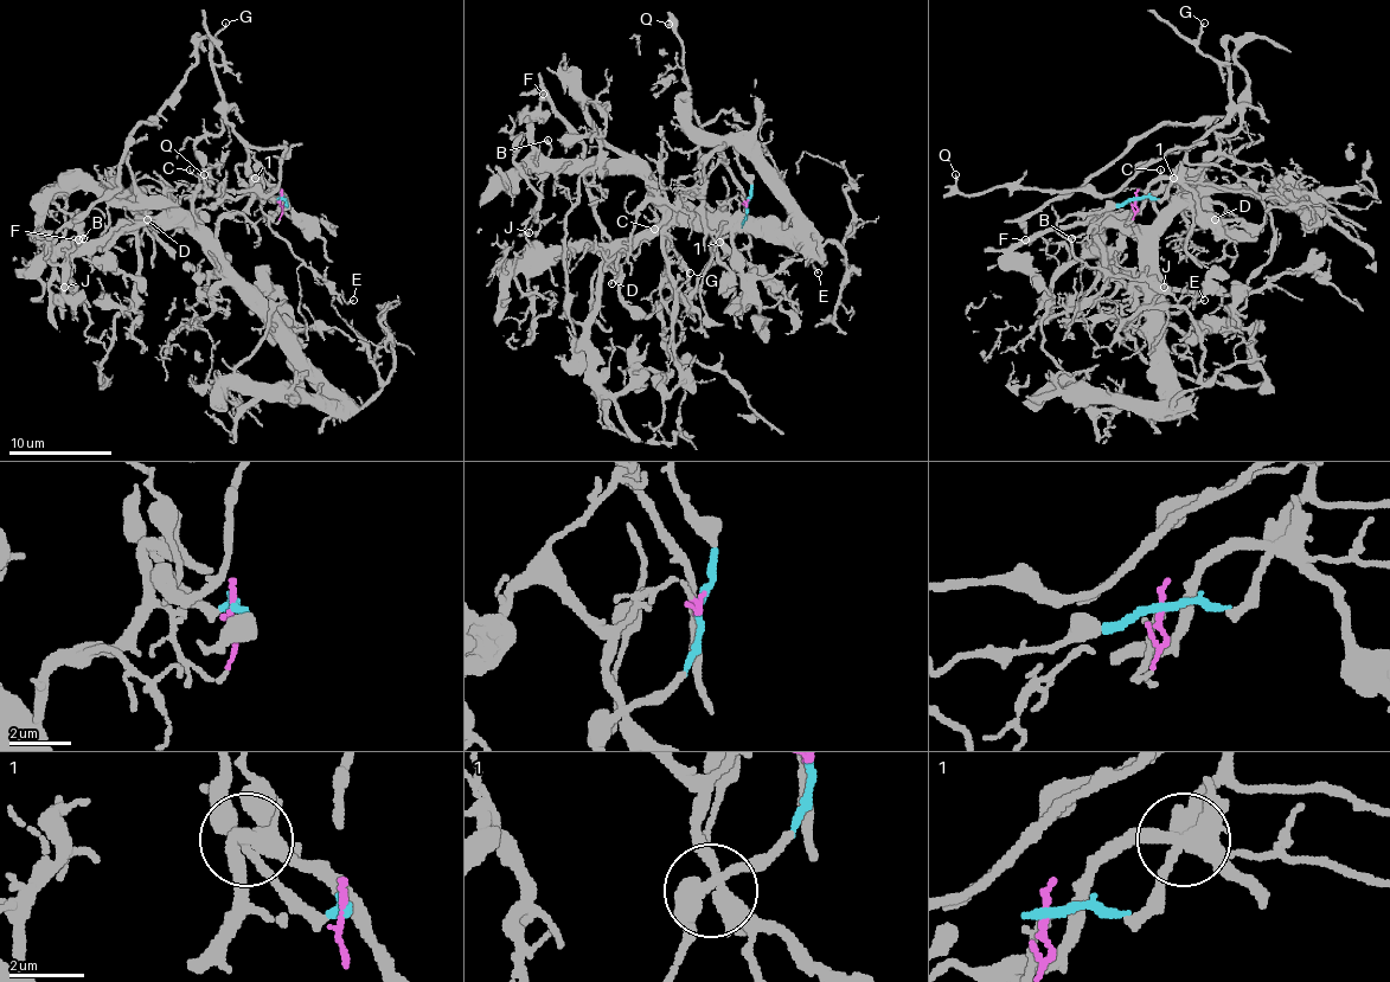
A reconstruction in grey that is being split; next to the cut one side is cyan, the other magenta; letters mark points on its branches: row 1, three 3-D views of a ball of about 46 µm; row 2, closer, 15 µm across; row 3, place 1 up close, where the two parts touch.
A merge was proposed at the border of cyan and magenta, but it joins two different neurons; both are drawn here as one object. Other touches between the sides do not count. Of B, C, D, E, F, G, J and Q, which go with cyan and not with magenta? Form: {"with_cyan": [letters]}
{"with_cyan": ["E", "G", "Q"]}

